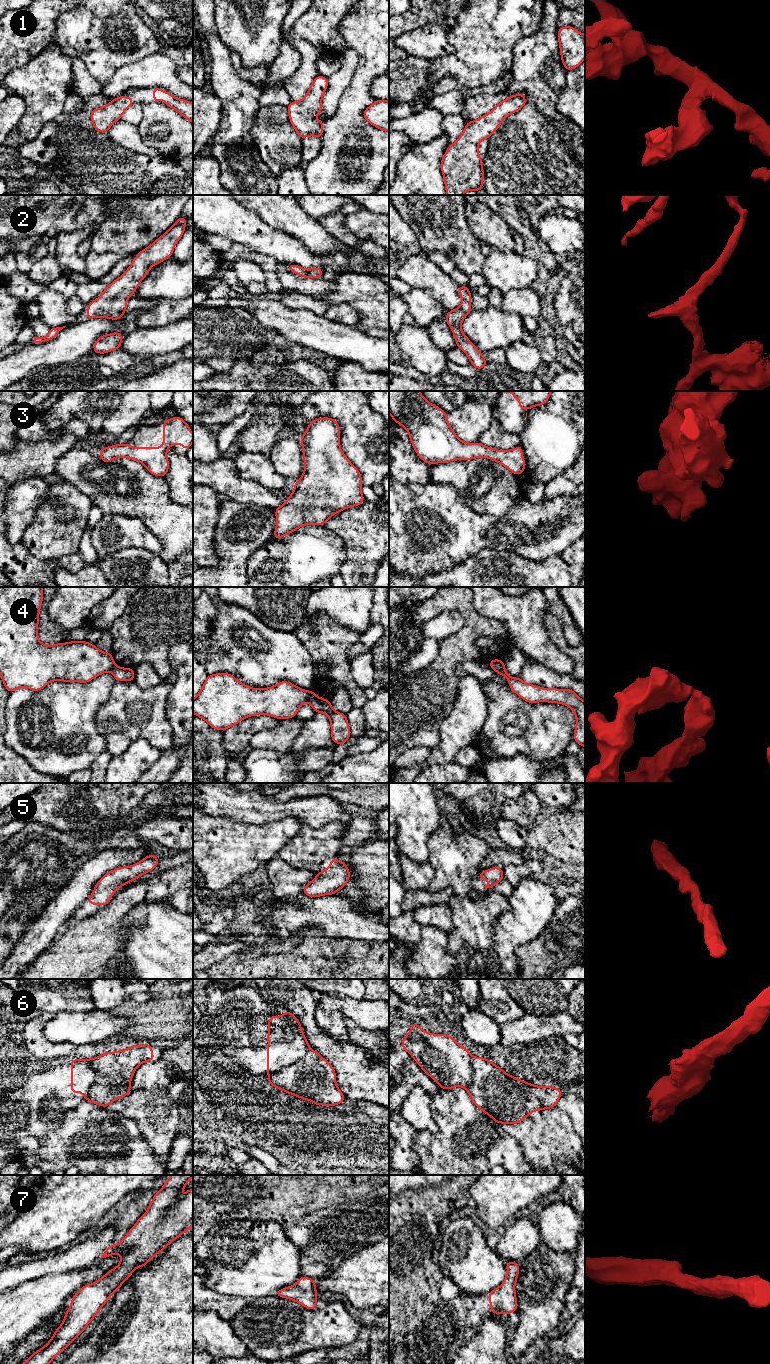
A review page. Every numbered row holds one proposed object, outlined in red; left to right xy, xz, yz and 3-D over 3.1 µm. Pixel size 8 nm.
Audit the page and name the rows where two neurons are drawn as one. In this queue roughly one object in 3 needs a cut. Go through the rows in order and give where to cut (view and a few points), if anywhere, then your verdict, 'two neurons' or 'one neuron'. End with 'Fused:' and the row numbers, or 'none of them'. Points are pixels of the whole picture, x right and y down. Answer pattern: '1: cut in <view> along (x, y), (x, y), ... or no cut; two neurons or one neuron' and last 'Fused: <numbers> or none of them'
1: no cut; one neuron
2: no cut; one neuron
3: no cut; one neuron
4: cut in xz along (312, 691), (307, 701); two neurons
5: no cut; one neuron
6: cut in xz along (310, 1049), (293, 1063), (269, 1075); two neurons
7: no cut; one neuron
Fused: 4, 6

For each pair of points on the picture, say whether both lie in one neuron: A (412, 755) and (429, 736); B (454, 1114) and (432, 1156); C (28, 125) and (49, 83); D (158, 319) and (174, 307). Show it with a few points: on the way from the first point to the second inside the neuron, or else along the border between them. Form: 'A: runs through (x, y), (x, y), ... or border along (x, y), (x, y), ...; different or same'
A: border along (429, 748), (415, 746), (399, 755); different
B: runs through (457, 1126), (457, 1138), (444, 1151); same
C: runs through (37, 115), (44, 103), (44, 93); same
D: runs through (162, 315), (166, 311), (170, 311); same

